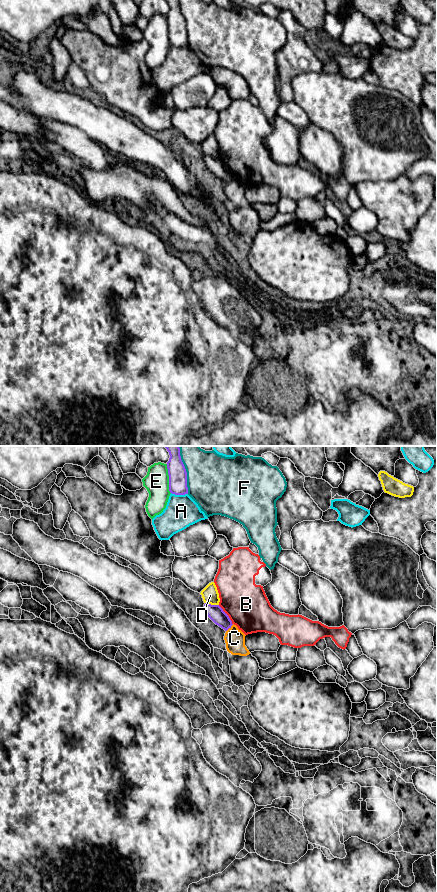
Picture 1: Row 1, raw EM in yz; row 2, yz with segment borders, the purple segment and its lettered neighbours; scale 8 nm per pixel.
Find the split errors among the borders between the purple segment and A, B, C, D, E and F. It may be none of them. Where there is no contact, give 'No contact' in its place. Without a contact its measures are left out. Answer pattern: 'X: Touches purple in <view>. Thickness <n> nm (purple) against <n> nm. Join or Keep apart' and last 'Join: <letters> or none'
A: Touches purple in yz. Thickness 150 nm (purple) against 260 nm. Keep apart
B: Touches purple in yz. Thickness 120 nm (purple) against 340 nm. Keep apart
C: Touches purple in yz. Thickness 120 nm (purple) against 160 nm. Keep apart
D: Touches purple in yz. Thickness 120 nm (purple) against 140 nm. Keep apart
E: Touches purple in yz. Thickness 150 nm (purple) against 200 nm. Keep apart
F: Touches purple in yz. Thickness 150 nm (purple) against 440 nm. Keep apart
Join: none

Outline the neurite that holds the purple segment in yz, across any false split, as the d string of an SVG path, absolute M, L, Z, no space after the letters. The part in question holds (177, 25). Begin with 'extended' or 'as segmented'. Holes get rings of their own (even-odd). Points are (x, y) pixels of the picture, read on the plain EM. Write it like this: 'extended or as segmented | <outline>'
as segmented | M166 0L170 10L167 14L169 43L175 47L188 46L187 24L181 12L180 0Z

